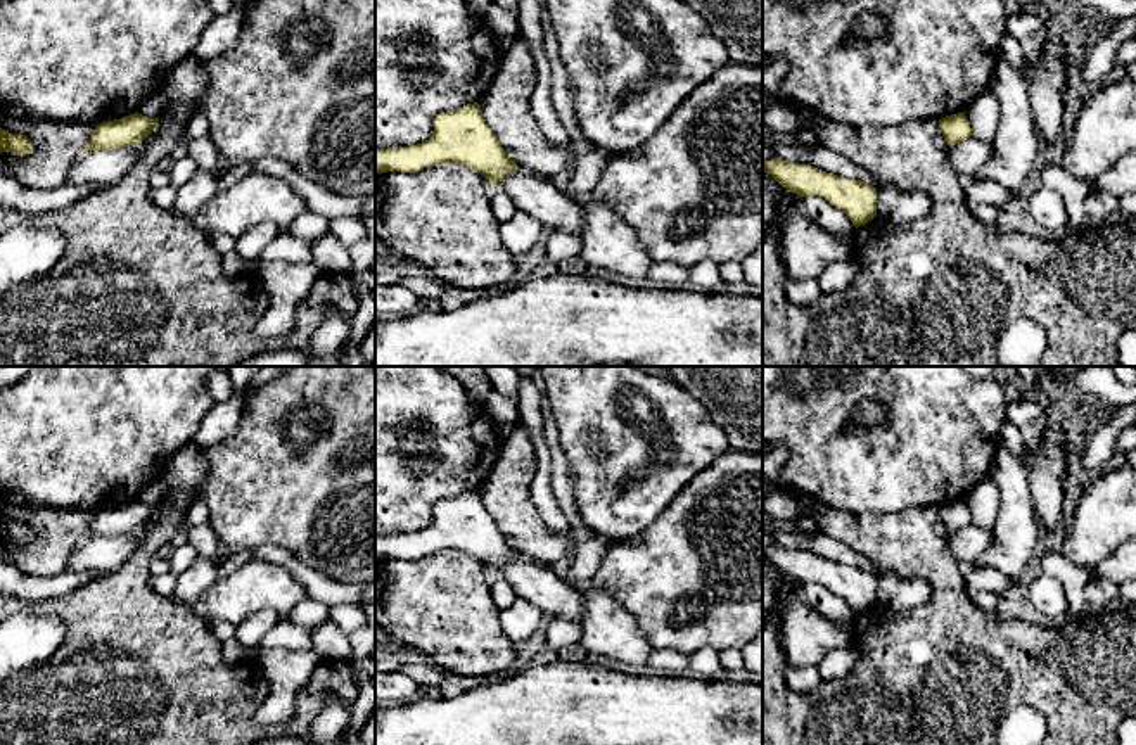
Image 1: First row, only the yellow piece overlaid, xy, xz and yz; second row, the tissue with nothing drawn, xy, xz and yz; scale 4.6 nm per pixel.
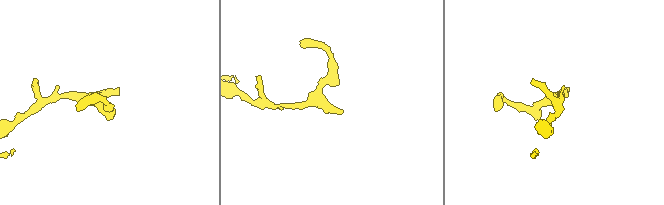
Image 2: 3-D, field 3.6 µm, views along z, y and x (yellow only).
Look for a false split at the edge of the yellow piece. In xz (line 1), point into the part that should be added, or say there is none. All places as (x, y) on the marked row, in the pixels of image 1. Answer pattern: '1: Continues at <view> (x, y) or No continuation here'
1: No continuation here

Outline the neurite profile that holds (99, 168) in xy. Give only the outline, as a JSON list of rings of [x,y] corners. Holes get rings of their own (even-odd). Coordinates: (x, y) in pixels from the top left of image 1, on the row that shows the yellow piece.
[[[140,145],[81,154],[64,175],[67,187],[111,187],[119,183],[140,156]]]

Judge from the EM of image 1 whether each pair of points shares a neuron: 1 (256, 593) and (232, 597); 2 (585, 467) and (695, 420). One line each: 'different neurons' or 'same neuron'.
1: same neuron
2: same neuron

